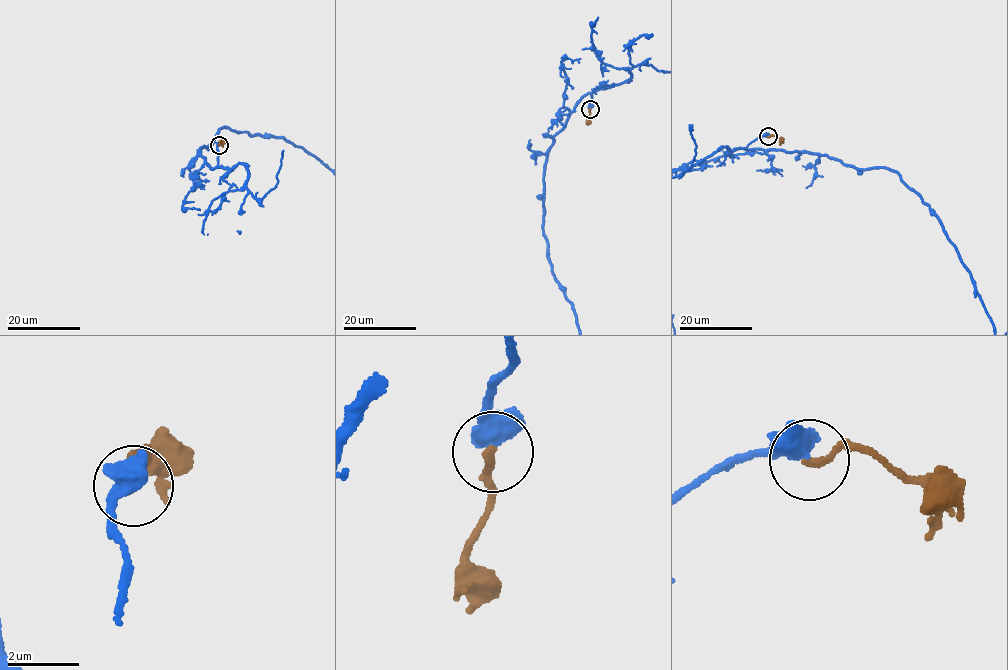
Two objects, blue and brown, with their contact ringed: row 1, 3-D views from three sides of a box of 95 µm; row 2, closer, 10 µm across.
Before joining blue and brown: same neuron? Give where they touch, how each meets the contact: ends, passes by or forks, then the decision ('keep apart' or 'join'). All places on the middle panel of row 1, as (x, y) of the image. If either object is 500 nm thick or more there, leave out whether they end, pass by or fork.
(590, 109) | blue forks | brown ends | join

